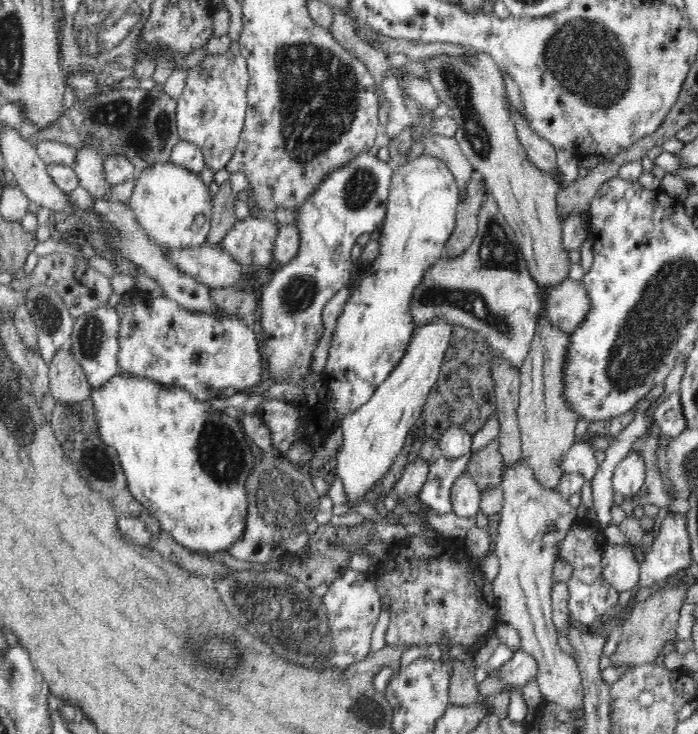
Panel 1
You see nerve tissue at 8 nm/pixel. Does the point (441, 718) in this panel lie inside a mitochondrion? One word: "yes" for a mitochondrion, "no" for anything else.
no

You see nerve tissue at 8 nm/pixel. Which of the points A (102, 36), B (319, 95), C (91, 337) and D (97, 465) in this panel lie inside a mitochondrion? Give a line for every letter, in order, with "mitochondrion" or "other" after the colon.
A: mitochondrion
B: mitochondrion
C: mitochondrion
D: mitochondrion

